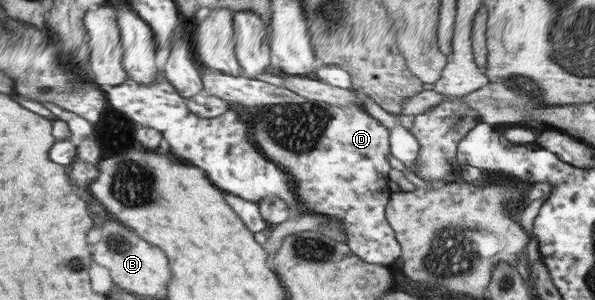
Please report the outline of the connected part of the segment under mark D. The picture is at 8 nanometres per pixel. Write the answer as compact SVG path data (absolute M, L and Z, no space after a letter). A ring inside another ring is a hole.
M205 68L199 72L199 76L205 93L225 100L227 106L231 104L245 109L259 149L267 158L271 158L271 162L279 162L279 166L293 177L295 194L303 214L323 214L341 220L346 234L345 243L362 262L388 267L401 256L402 245L394 238L393 228L387 226L385 218L387 198L390 198L387 188L387 172L391 170L387 162L389 129L375 115L368 115L361 105L355 103L333 106L326 102L315 102L283 87L239 75L213 72L213 69Z

